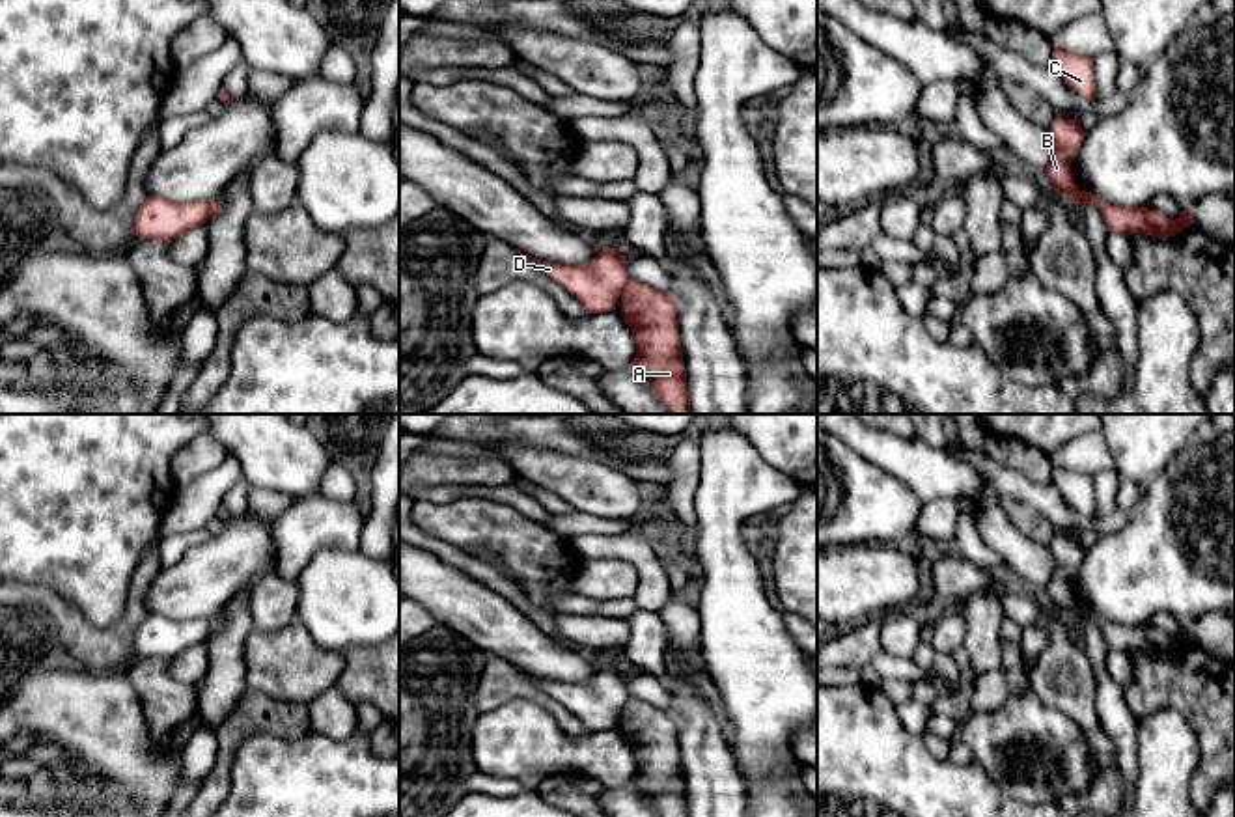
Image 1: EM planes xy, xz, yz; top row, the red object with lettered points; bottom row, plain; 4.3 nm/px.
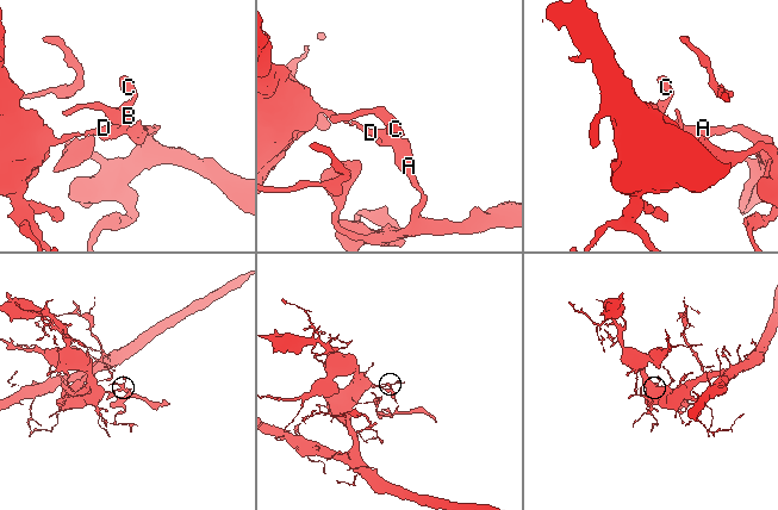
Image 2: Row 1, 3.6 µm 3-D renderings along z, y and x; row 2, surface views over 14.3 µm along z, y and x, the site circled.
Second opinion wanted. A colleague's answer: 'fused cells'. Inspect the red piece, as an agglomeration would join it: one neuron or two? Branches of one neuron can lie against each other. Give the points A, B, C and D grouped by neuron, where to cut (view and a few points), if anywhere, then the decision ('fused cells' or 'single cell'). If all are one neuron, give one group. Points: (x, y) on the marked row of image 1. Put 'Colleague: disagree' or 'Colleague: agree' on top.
Colleague: agree
A / B C D | xz (629, 278), (620, 295) | fused cells

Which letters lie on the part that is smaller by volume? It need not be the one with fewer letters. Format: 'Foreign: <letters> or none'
Foreign: A

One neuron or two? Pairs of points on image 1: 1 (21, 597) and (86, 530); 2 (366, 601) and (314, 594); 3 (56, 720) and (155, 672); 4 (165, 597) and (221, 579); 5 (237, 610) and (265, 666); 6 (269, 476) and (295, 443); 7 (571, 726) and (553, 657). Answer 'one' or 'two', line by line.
1: two
2: one
3: two
4: one
5: two
6: one
7: two

